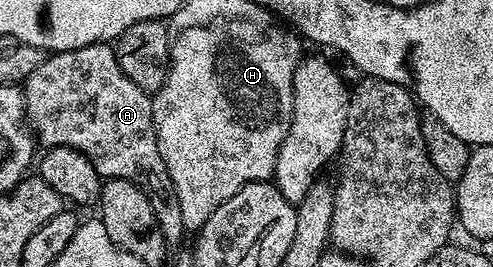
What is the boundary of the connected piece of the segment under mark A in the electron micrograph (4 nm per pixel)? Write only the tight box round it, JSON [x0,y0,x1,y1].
[25,43,186,242]

